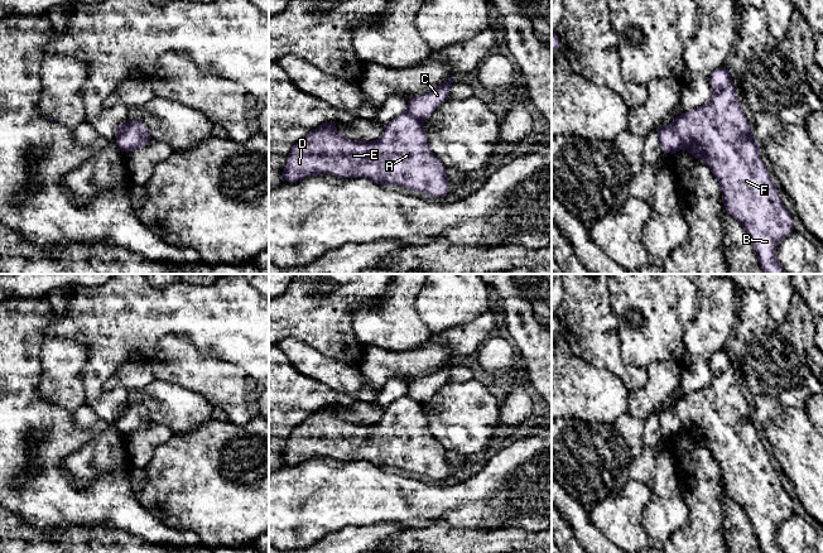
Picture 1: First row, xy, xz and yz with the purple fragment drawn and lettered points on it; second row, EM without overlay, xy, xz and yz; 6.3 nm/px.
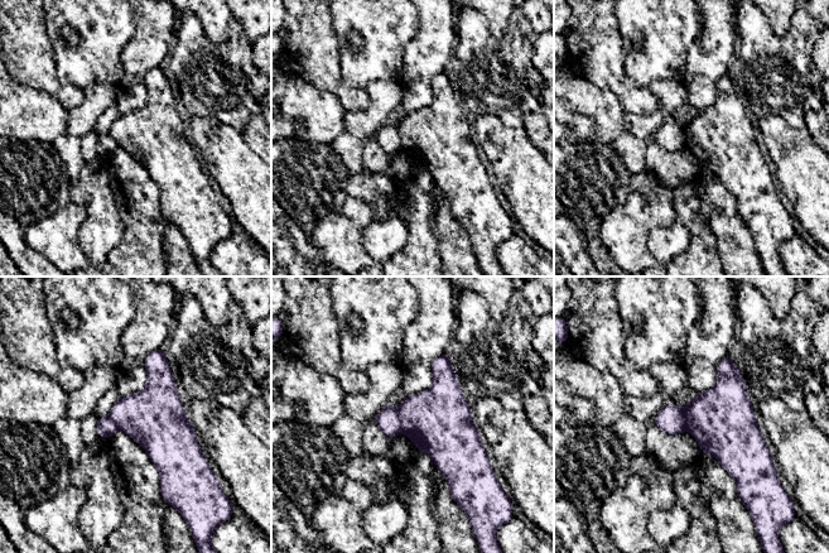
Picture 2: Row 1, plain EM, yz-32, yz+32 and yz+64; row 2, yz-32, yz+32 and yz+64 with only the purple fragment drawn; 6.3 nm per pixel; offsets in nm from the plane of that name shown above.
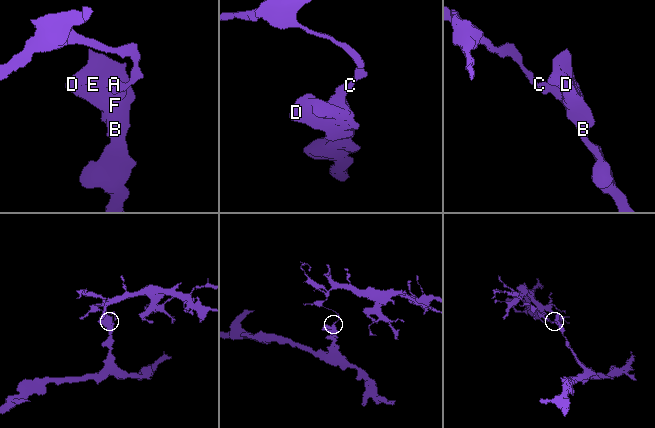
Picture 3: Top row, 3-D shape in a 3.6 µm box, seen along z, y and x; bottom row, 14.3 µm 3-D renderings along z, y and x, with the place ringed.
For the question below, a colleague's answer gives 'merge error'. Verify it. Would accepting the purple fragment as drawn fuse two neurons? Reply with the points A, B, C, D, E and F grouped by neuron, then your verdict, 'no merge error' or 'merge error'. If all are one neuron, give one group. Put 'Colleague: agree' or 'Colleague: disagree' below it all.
groups A B D E F / C; merge error
Colleague: agree

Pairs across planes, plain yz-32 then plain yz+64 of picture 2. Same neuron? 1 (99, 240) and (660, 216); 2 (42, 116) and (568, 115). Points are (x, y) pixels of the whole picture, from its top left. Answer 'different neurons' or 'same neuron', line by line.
1: different neurons
2: different neurons

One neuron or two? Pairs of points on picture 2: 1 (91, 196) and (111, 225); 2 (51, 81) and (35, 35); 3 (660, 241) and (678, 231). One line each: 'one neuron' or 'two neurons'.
1: one neuron
2: one neuron
3: one neuron

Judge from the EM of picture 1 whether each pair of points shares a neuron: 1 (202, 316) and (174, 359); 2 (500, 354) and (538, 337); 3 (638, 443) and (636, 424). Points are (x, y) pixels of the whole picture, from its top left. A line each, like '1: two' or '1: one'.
1: two
2: two
3: one

